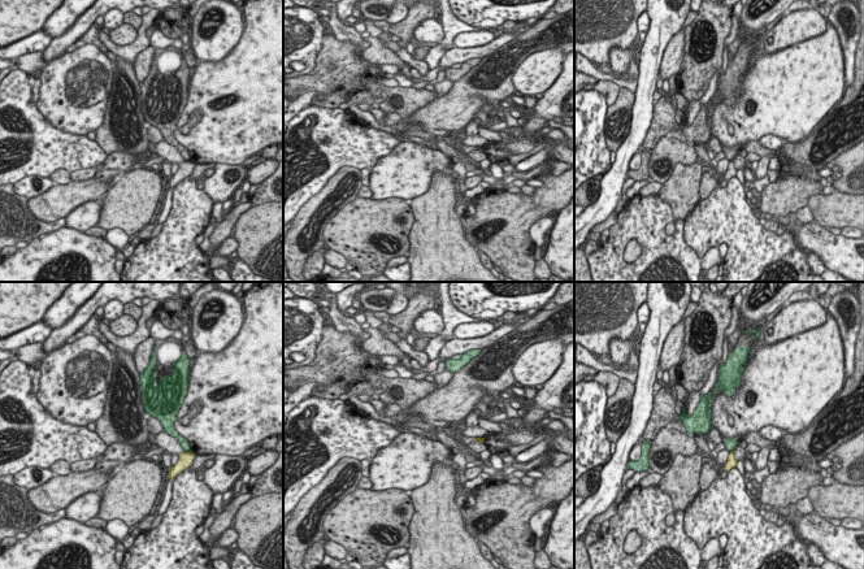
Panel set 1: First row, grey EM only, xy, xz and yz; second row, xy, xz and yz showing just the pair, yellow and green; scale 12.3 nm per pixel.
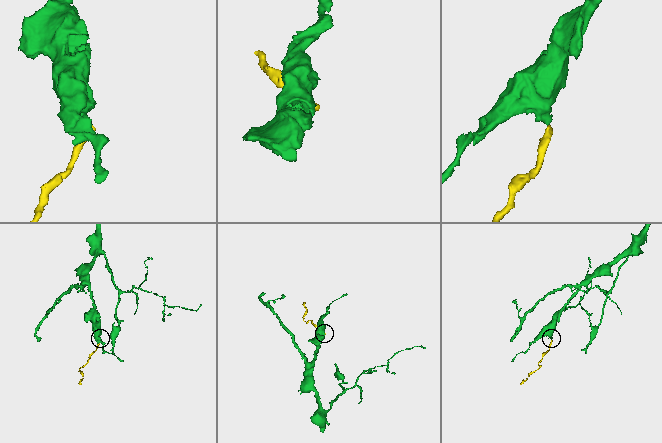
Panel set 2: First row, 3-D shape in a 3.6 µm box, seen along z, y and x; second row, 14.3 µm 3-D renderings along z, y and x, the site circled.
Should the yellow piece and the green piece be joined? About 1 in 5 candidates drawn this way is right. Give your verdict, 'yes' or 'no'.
no

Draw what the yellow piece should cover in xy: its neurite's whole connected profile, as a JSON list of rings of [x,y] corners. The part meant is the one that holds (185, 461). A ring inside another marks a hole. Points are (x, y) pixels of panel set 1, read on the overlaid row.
[[[165,431],[153,434],[153,443],[155,443],[155,447],[162,448],[165,453],[179,455],[179,460],[177,461],[177,464],[169,469],[168,477],[170,481],[174,481],[178,473],[190,468],[192,464],[192,460],[196,456],[192,451],[184,452],[179,442],[173,435],[166,434]]]

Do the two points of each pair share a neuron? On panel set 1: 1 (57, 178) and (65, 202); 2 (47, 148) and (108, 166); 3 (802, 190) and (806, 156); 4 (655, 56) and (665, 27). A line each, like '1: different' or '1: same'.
1: different
2: different
3: same
4: same

